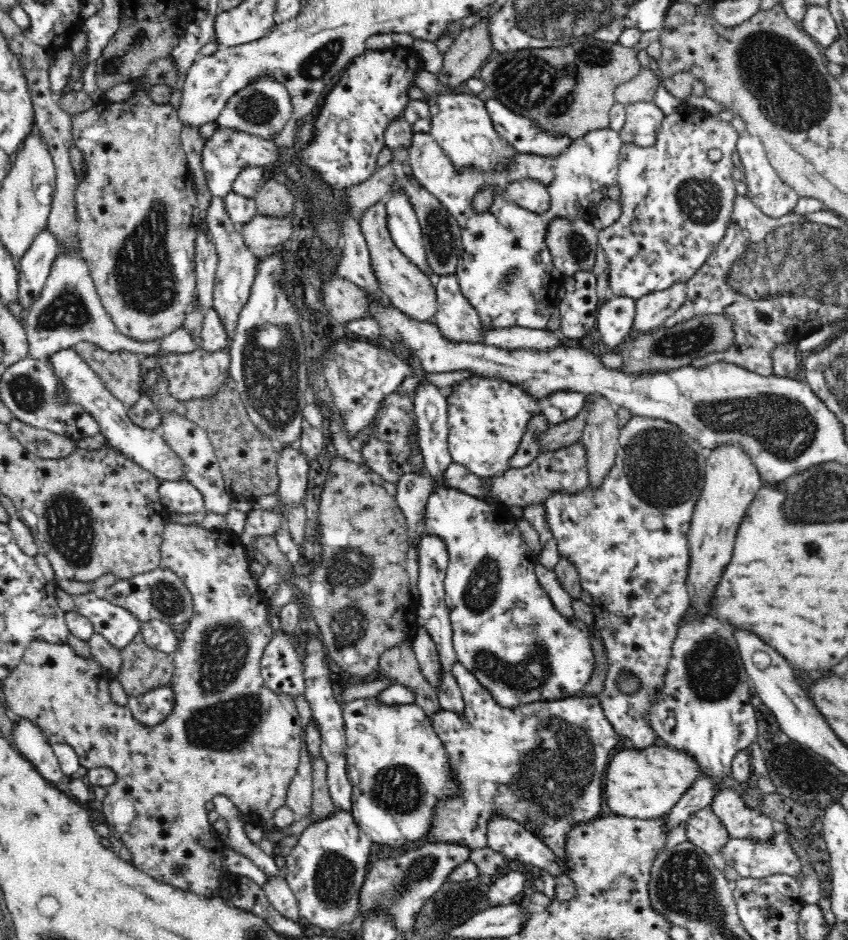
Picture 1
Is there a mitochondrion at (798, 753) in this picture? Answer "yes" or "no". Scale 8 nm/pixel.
no

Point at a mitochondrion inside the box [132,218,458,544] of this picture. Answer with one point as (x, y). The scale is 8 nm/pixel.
(271, 371)

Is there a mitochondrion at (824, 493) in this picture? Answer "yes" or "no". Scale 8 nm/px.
yes

